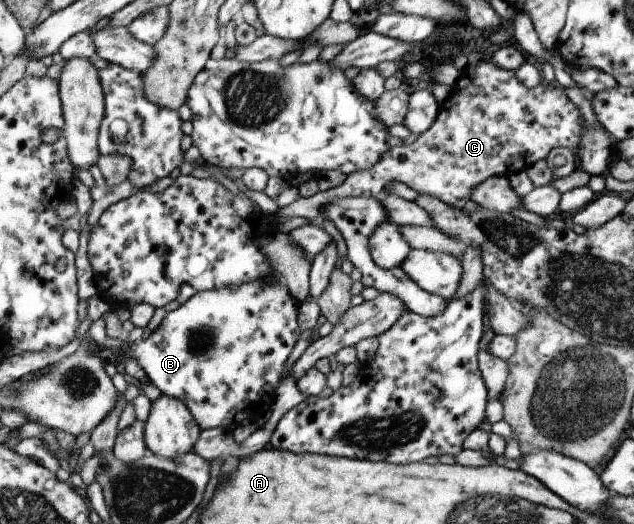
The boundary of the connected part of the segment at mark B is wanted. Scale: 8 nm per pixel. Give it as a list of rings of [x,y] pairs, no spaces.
[[[273,275],[269,279],[256,279],[246,281],[239,285],[230,285],[209,291],[197,291],[193,296],[187,299],[176,310],[169,311],[162,318],[159,326],[152,332],[146,332],[141,341],[135,341],[127,344],[125,349],[120,349],[120,355],[125,358],[133,358],[137,364],[144,370],[145,376],[152,385],[156,386],[161,394],[177,398],[185,403],[186,408],[197,421],[198,428],[202,431],[219,428],[232,434],[233,430],[244,421],[253,421],[256,417],[262,416],[264,412],[270,414],[269,406],[274,401],[275,390],[281,381],[281,374],[285,367],[287,356],[290,354],[300,329],[296,323],[296,314],[298,314],[298,301],[290,294],[284,283],[278,276]]]

